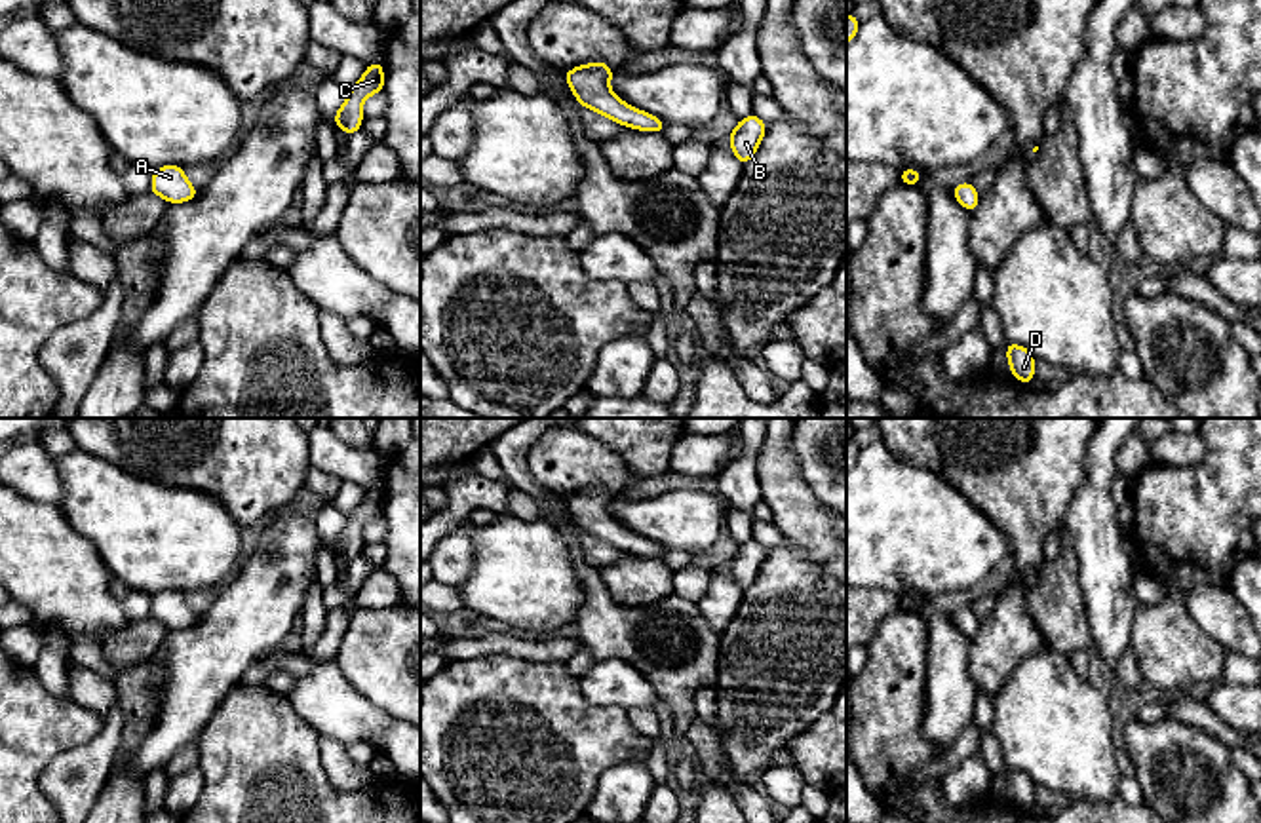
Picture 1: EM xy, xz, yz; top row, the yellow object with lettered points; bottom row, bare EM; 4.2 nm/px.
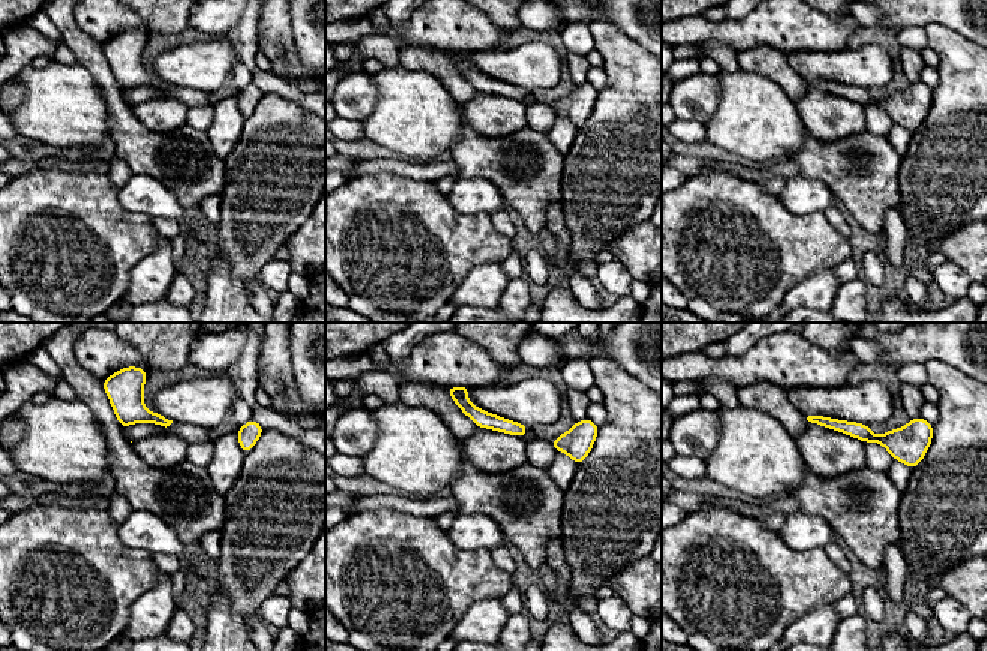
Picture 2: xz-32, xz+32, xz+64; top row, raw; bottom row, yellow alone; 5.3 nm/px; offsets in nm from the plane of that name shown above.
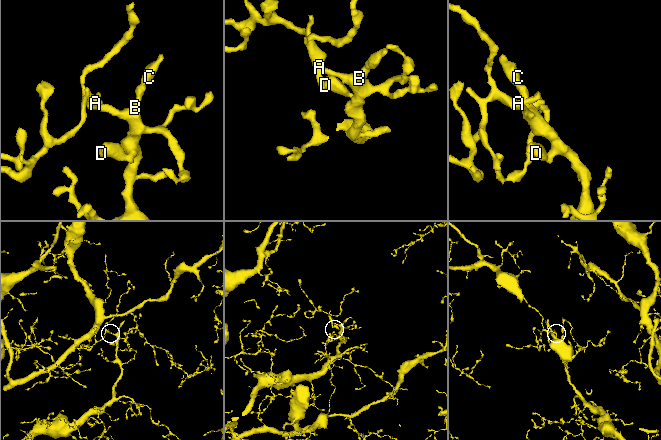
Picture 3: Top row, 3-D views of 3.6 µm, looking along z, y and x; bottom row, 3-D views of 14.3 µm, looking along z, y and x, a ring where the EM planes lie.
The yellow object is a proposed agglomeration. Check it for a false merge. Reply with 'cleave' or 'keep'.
keep

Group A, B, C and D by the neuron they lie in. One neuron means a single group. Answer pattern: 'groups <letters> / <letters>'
groups A B C D

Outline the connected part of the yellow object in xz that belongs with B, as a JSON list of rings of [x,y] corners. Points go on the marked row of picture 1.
[[[749,114],[747,118],[738,120],[734,131],[728,133],[732,154],[742,165],[753,160],[766,127],[766,122],[755,114]]]

